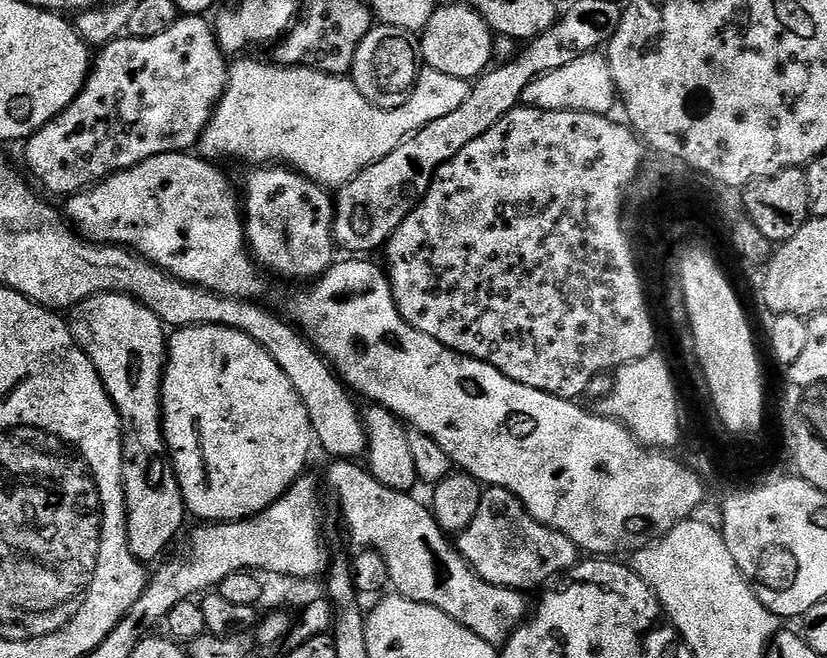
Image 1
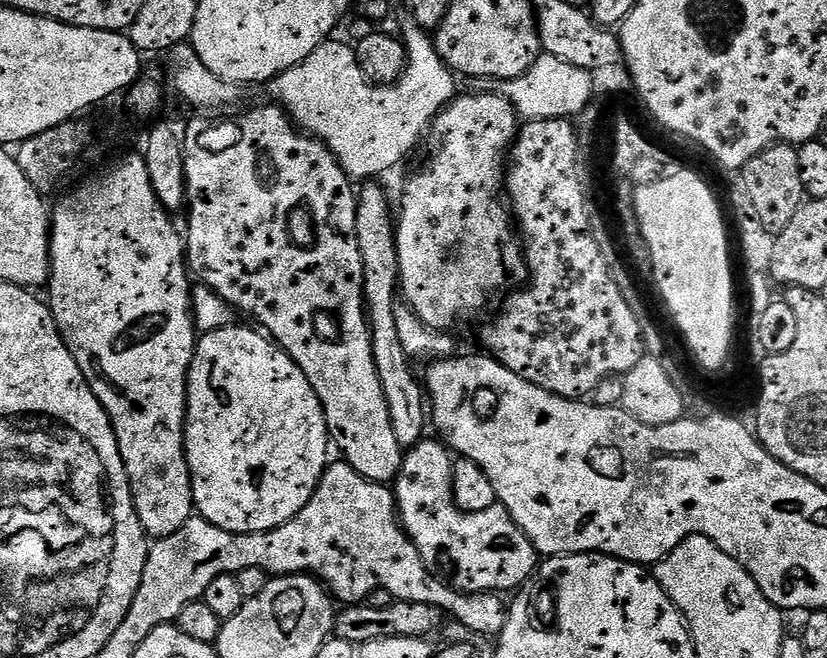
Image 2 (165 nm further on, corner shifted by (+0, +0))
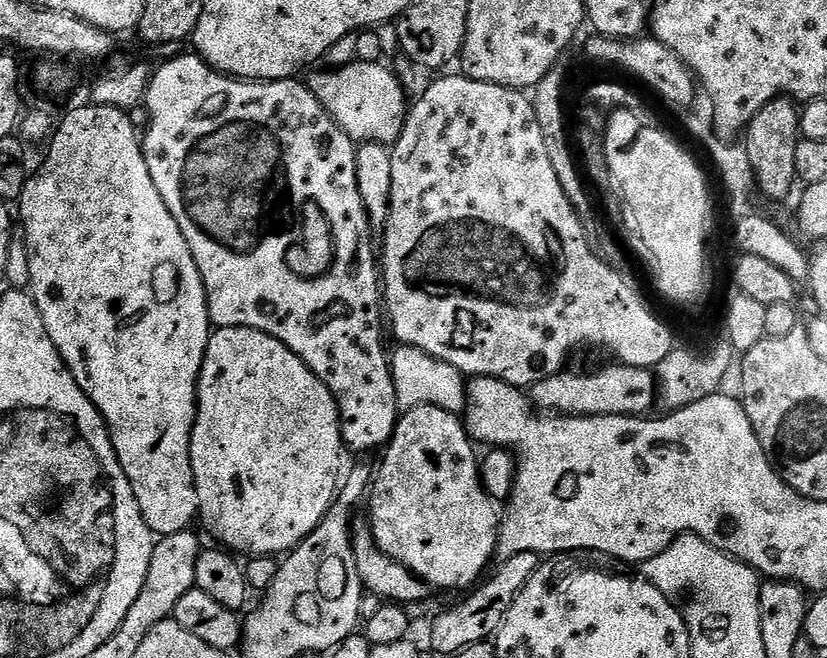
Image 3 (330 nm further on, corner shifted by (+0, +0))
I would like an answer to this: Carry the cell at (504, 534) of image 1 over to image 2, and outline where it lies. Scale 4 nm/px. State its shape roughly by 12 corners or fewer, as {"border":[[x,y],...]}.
{"border":[[439,439],[404,452],[396,510],[458,592],[515,593],[536,547],[497,503],[454,502]]}

